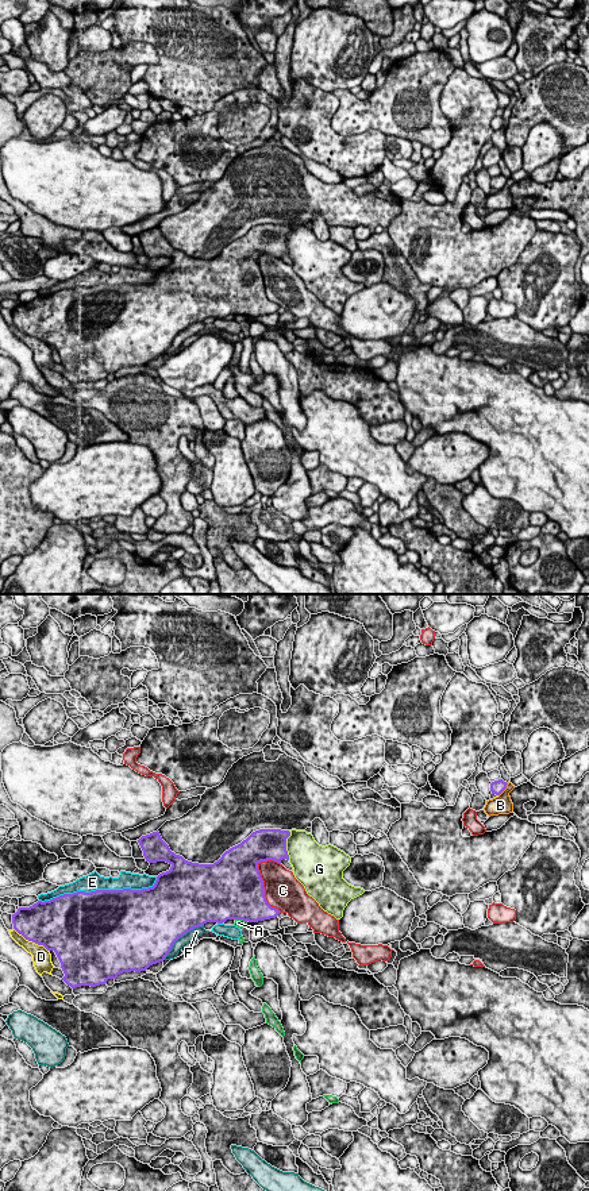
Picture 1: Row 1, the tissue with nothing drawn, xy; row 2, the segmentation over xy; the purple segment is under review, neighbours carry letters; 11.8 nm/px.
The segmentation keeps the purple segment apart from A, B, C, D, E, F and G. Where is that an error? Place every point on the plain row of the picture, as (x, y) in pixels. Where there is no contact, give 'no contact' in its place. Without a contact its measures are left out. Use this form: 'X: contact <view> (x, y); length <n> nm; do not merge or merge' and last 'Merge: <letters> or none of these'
A: contact xy (241, 313); length 150 nm; do not merge
B: contact xy (504, 184); length 200 nm; do not merge
C: contact xy (264, 282); length 650 nm; do not merge
D: contact xy (31, 335); length 500 nm; do not merge
E: contact xy (100, 285); length 1450 nm; do not merge
F: contact xy (180, 331); length 650 nm; do not merge
G: contact xy (285, 241); length 360 nm; do not merge
Merge: none of these

